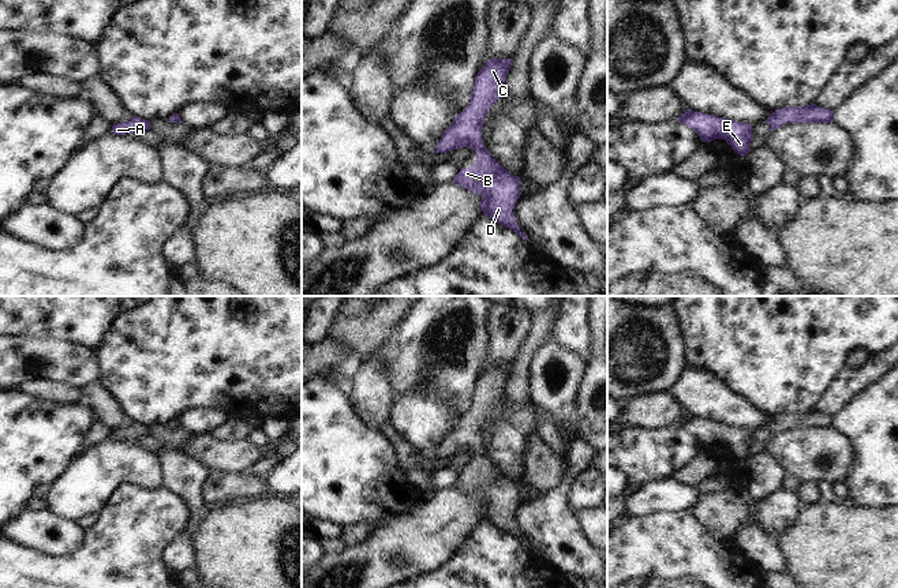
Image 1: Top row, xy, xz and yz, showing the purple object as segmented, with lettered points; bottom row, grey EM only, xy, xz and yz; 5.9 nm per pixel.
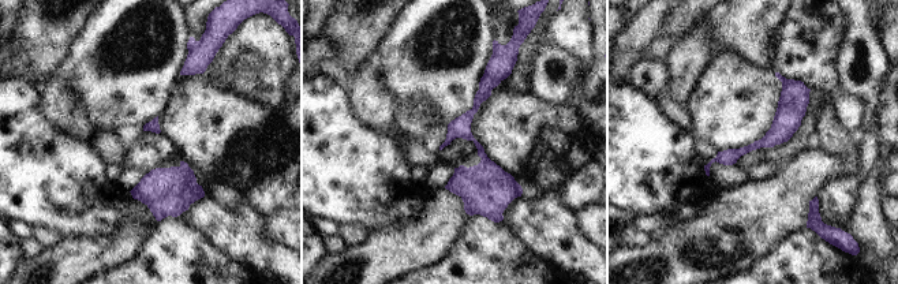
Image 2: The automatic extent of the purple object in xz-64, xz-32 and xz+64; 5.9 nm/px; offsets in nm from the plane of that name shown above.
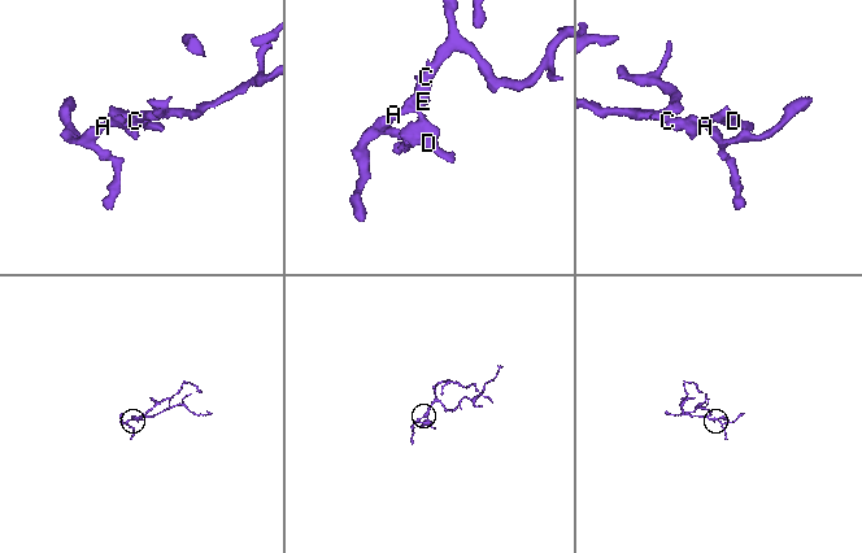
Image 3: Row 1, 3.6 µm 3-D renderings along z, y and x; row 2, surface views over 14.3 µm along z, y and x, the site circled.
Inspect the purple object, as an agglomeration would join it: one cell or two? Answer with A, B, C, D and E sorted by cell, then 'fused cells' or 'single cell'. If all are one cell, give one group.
groups A B C D E; single cell

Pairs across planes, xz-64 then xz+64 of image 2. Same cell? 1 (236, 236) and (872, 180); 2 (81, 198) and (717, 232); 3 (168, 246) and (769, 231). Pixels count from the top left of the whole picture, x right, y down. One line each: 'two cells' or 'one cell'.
1: one cell
2: two cells
3: two cells

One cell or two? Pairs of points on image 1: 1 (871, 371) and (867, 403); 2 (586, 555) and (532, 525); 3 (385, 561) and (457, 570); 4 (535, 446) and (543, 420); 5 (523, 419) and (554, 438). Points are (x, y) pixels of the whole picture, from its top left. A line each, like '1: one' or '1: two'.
1: two
2: one
3: two
4: two
5: two

